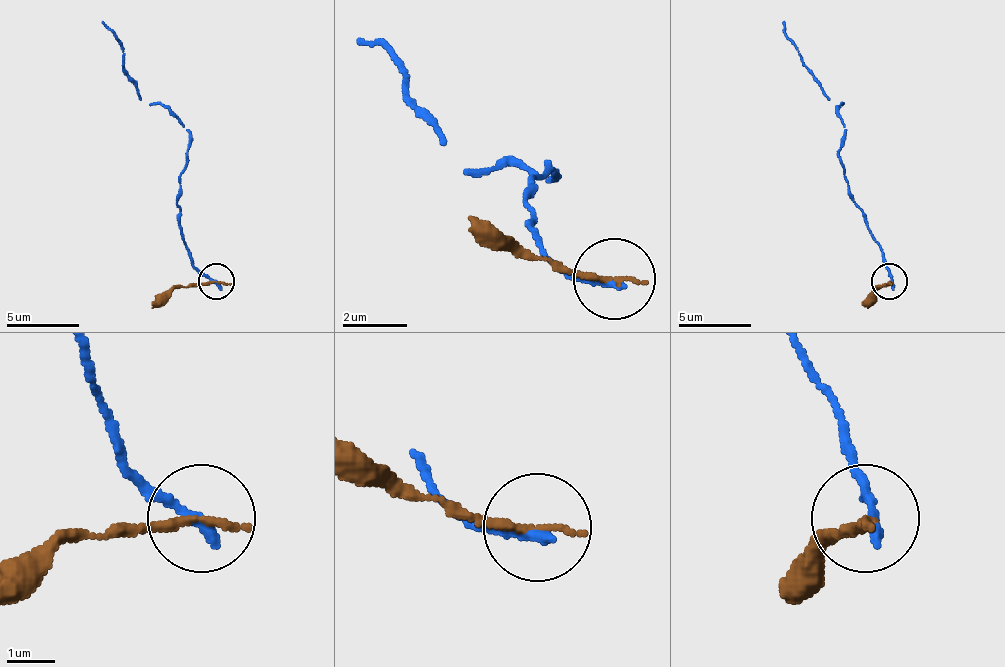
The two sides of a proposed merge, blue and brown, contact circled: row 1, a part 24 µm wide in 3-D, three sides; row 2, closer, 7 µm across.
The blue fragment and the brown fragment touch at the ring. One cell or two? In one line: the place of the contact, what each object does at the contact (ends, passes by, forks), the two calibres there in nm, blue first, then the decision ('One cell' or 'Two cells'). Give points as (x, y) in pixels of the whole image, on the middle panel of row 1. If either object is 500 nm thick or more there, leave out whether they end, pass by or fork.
Place: (614, 278). At the ring blue ends. At the ring brown ends. Thickness 260 nm (blue) against 200 nm. Two cells

